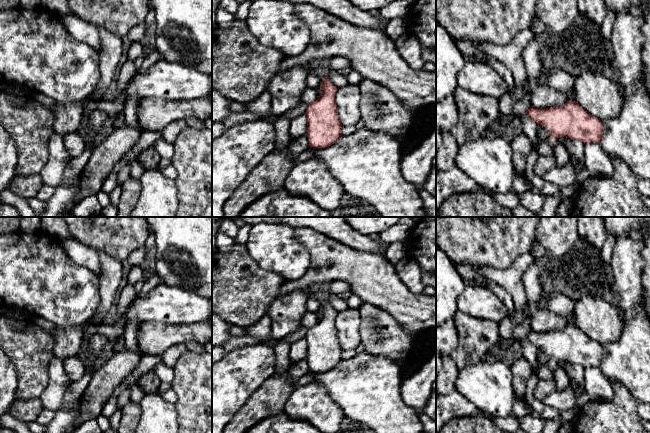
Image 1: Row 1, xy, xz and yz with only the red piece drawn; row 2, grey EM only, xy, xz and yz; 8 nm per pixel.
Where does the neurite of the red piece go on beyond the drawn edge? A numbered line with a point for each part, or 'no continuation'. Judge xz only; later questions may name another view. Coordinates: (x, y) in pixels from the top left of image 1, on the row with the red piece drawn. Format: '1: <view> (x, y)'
1: xz (320, 67)

